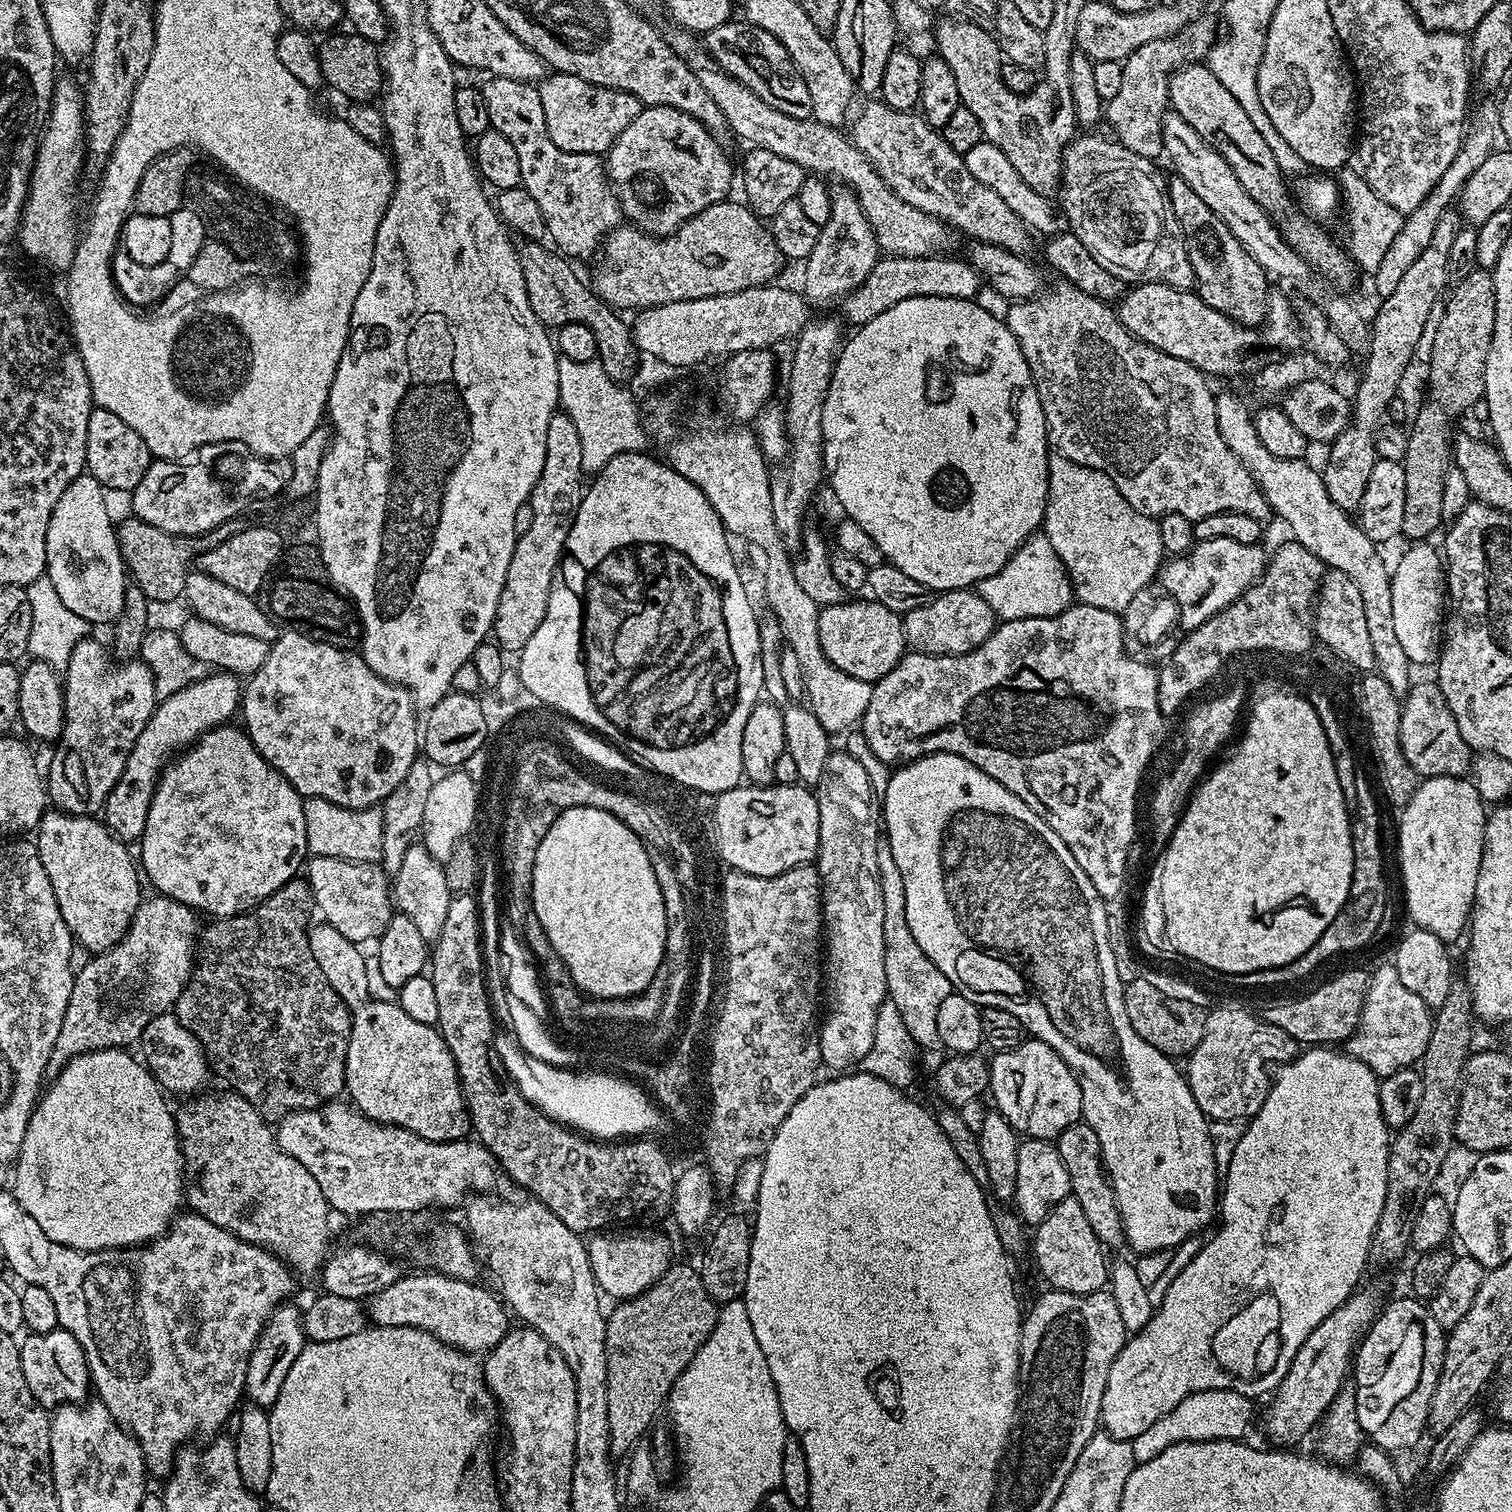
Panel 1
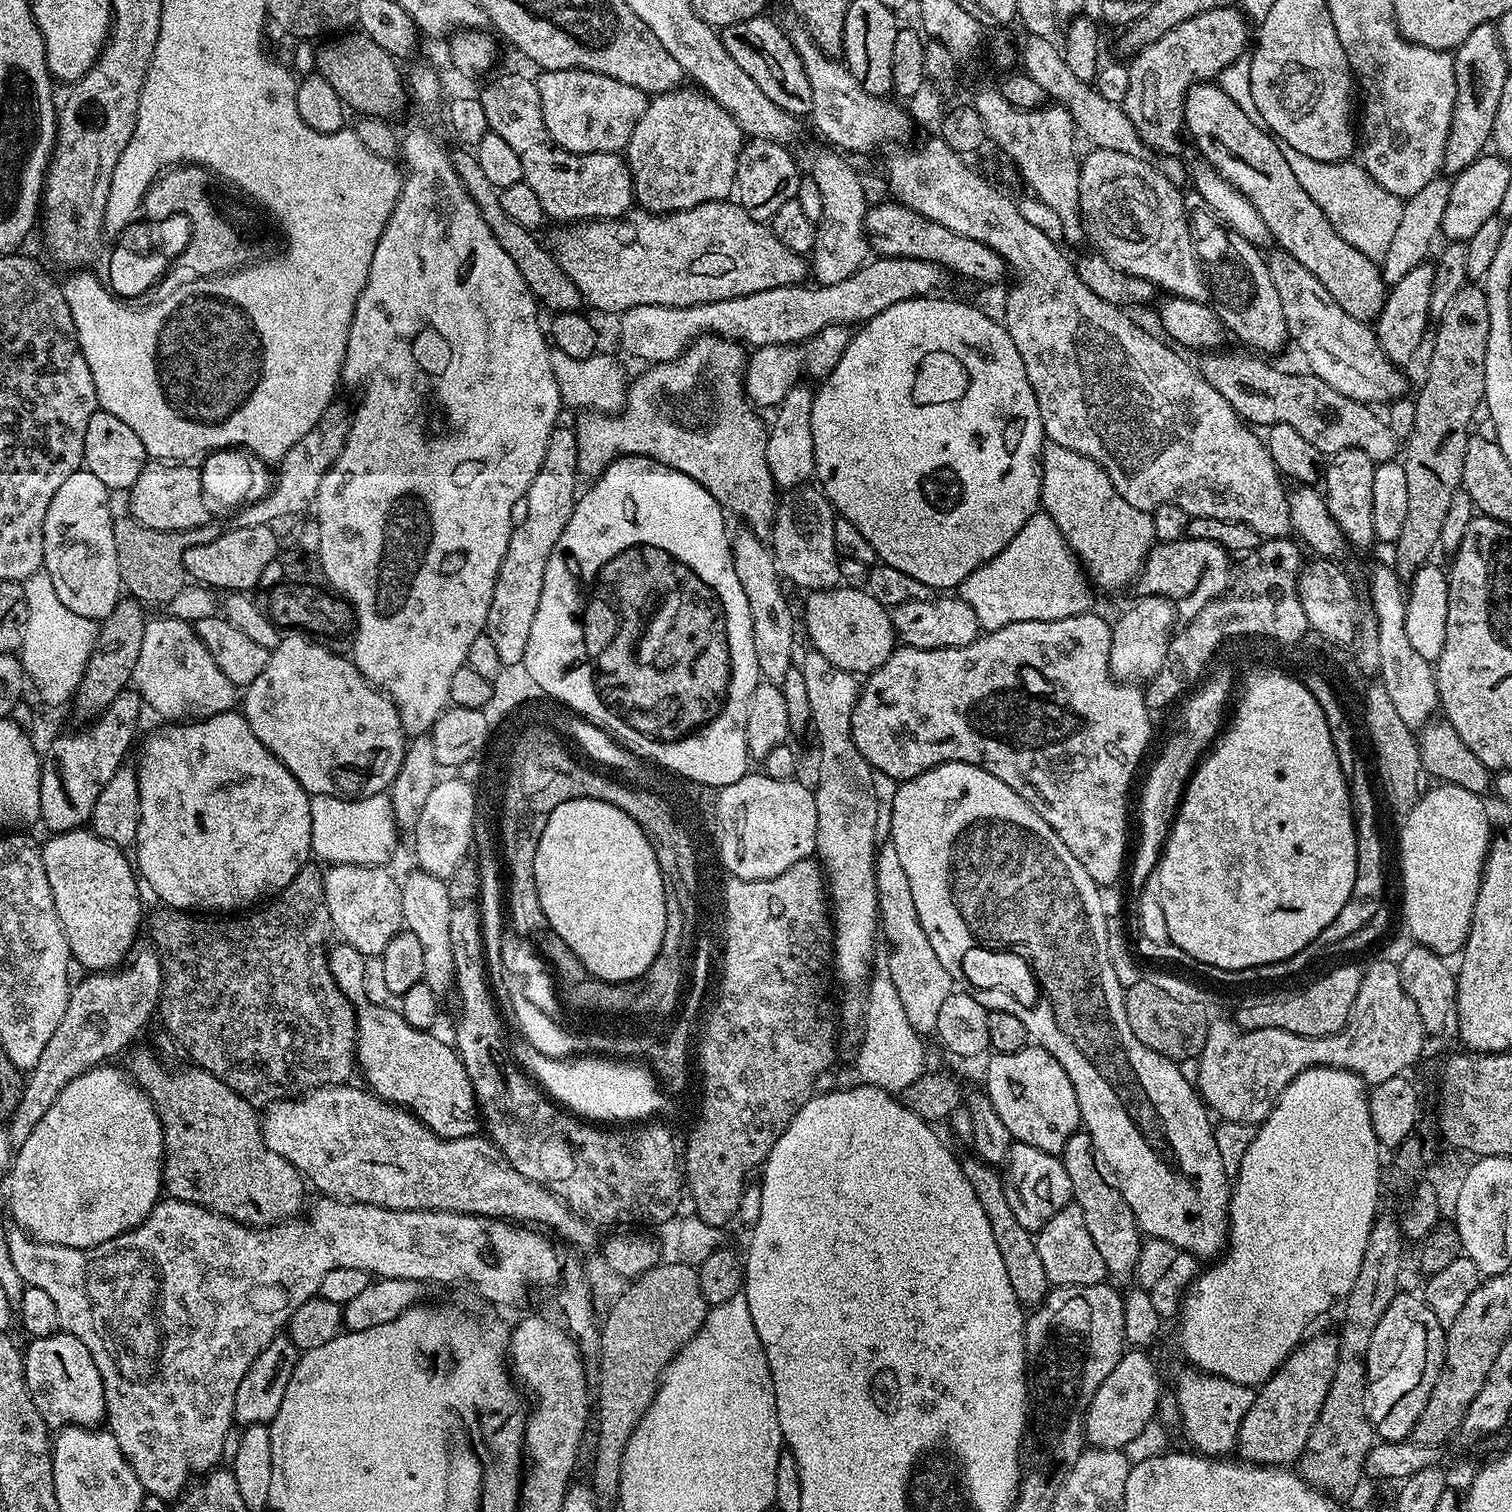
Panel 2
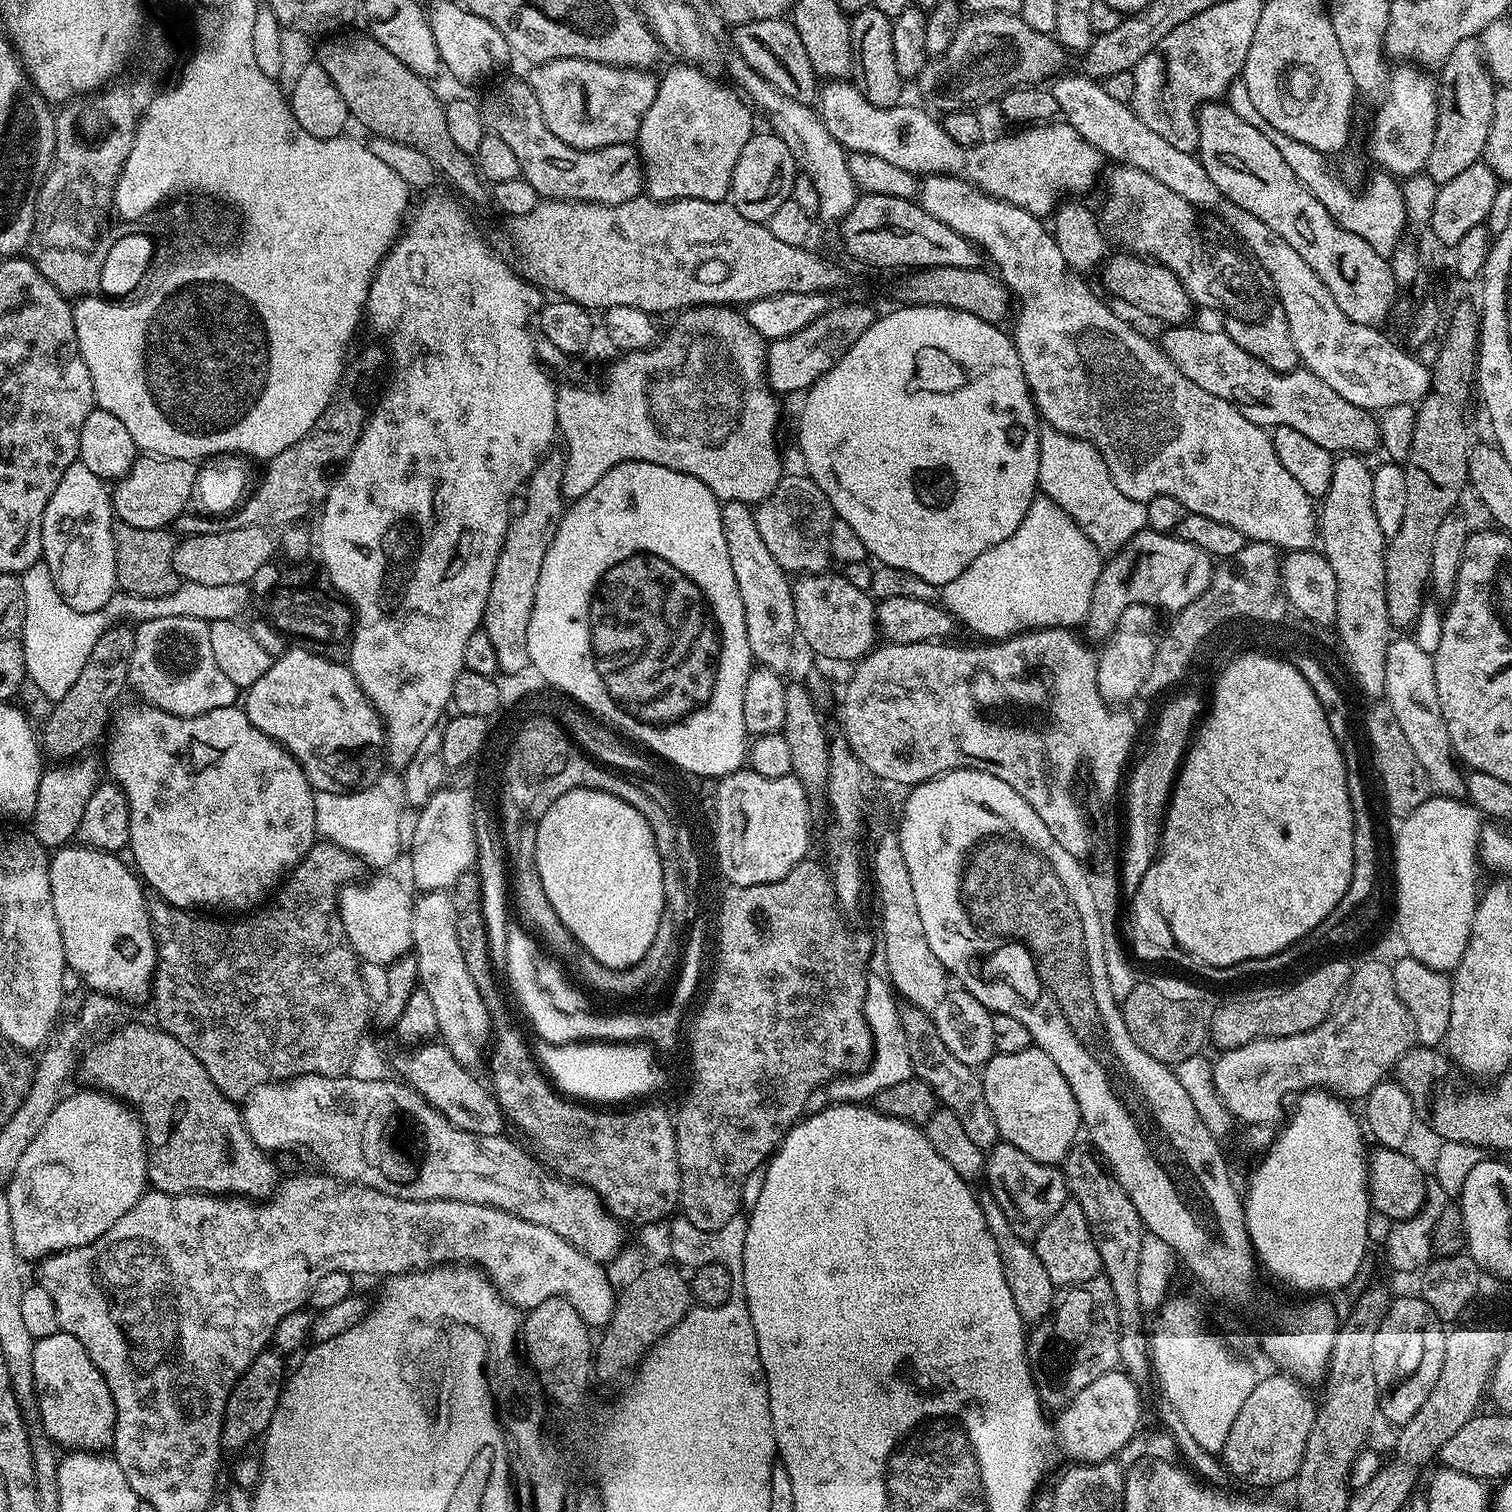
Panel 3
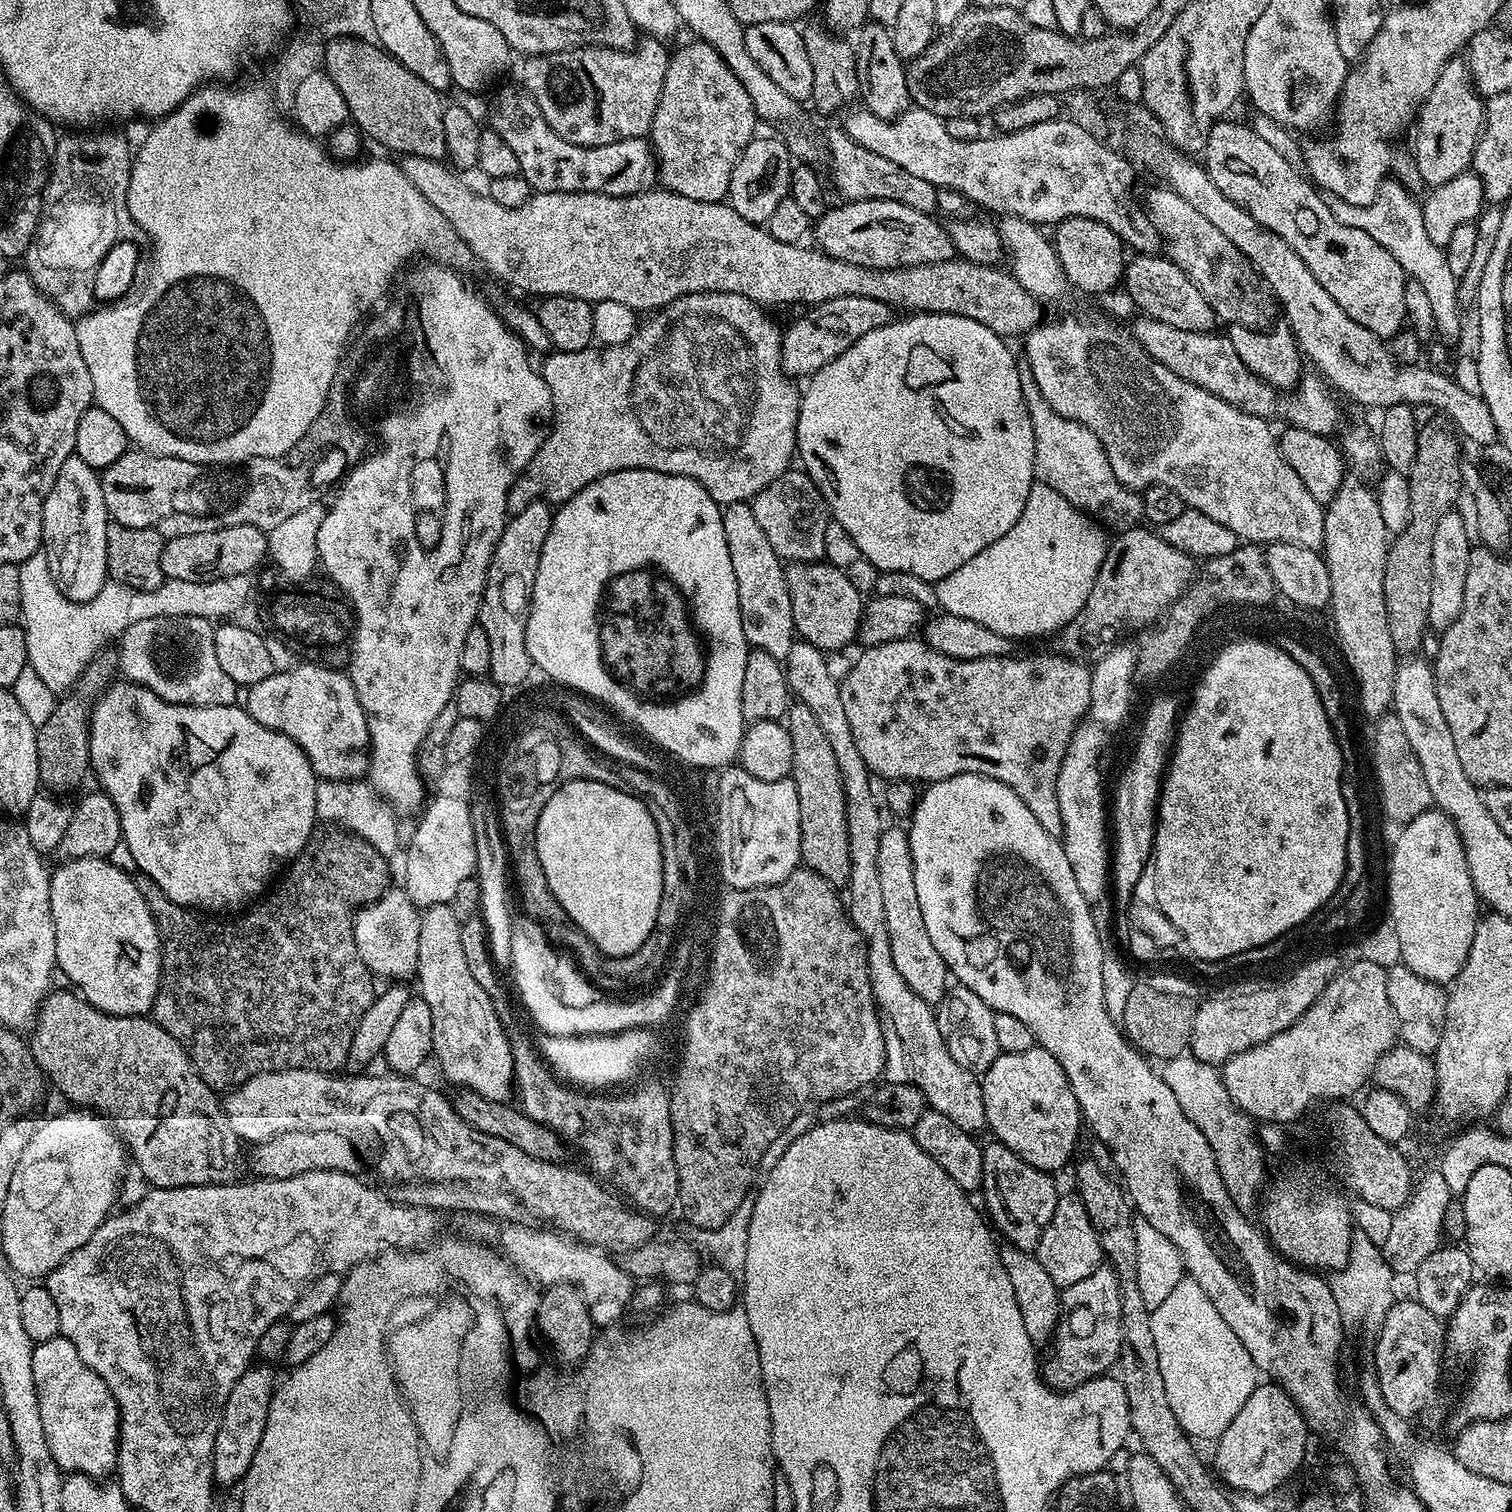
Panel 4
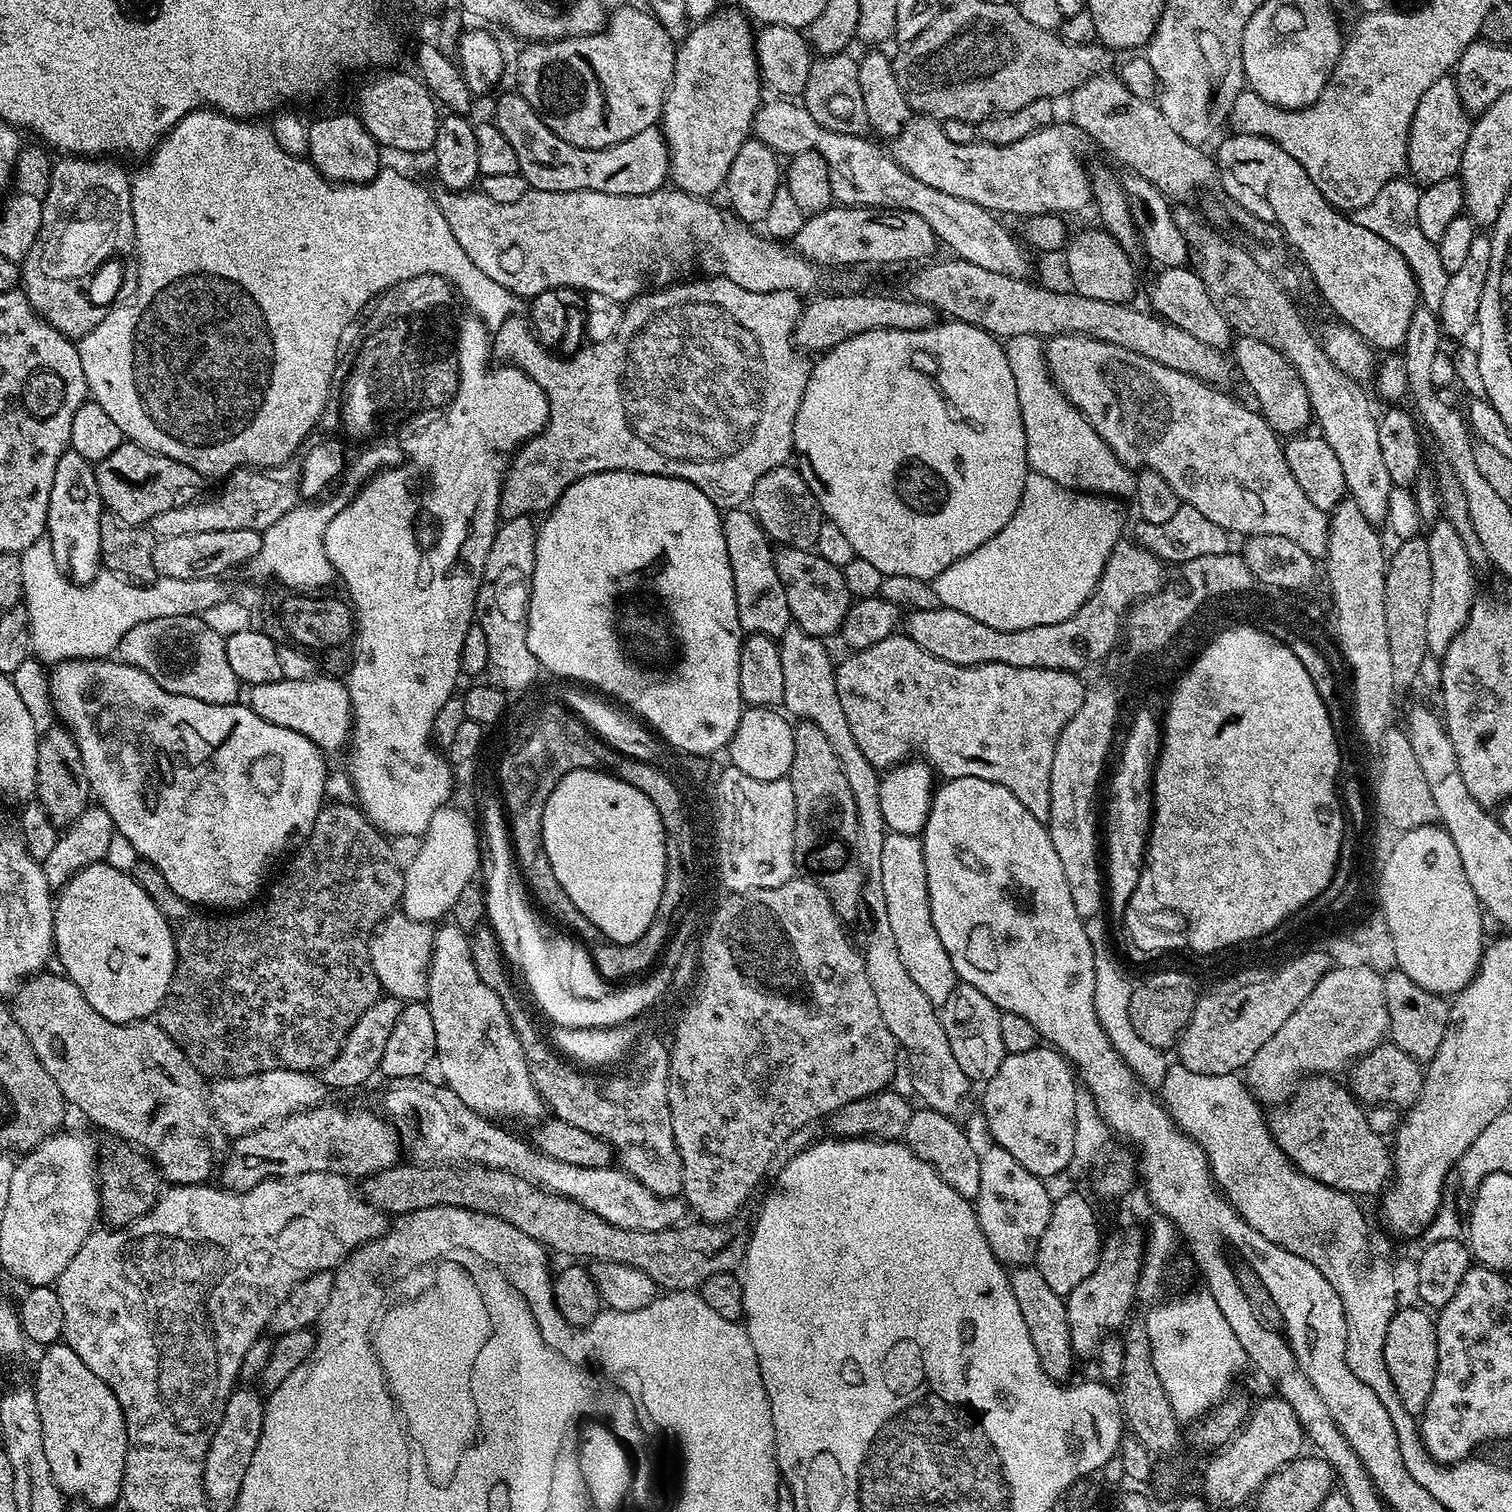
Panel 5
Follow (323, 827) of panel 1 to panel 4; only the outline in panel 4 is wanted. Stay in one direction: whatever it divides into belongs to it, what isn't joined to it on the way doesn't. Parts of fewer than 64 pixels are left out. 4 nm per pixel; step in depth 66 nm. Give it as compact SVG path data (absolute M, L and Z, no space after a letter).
M320 780L315 792L316 815L325 823L346 829L355 836L362 837L383 856L393 857L398 848L397 815L387 800L382 799L375 788L364 780Z

